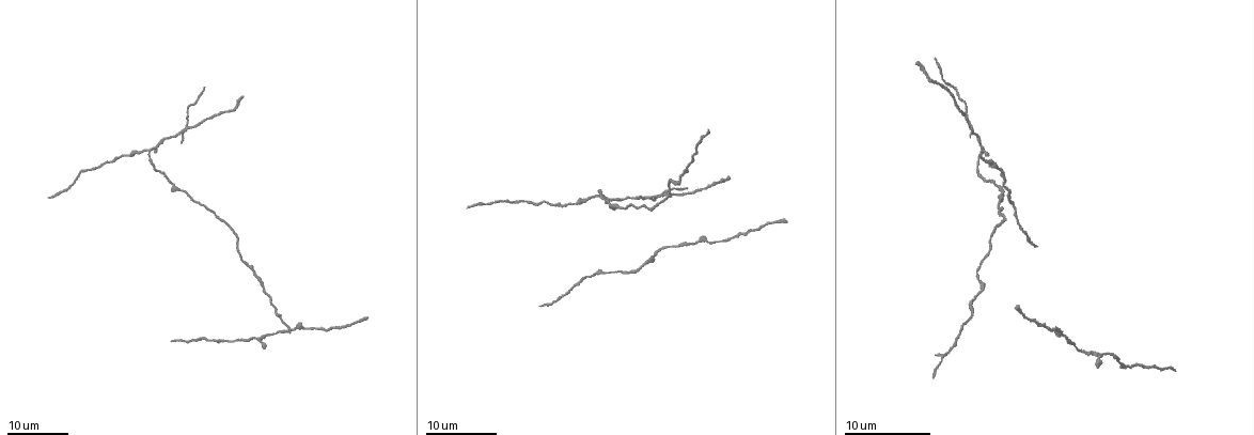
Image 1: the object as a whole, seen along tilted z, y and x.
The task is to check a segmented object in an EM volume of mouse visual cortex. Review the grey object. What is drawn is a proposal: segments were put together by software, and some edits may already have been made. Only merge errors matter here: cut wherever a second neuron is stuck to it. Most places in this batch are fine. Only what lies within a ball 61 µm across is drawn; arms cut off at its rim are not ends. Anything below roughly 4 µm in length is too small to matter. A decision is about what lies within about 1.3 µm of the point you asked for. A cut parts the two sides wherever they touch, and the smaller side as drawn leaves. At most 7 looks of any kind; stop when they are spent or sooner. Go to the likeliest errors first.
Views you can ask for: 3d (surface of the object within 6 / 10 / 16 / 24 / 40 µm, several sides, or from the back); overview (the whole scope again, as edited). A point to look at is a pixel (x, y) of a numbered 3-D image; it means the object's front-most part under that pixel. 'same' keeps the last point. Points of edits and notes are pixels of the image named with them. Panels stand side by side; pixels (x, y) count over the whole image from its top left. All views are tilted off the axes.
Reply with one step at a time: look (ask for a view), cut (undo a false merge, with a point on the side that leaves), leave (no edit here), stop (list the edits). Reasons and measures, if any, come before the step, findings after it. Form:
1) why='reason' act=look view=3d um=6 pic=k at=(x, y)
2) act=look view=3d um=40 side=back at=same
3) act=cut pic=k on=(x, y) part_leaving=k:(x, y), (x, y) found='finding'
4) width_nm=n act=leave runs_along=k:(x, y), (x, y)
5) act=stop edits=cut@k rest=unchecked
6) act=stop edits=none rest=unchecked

why='three arms meet' act=look view=3d um=24 pic=1 at=(980, 157)

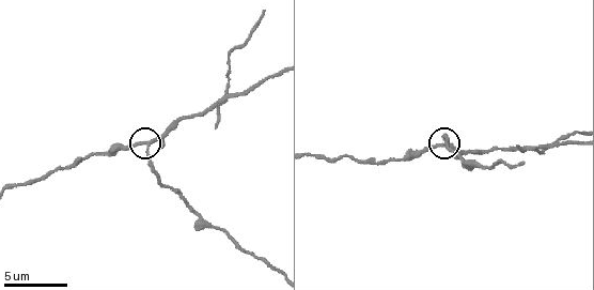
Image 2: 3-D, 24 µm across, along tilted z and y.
act=look view=3d um=6 pic=2 at=(148, 143)

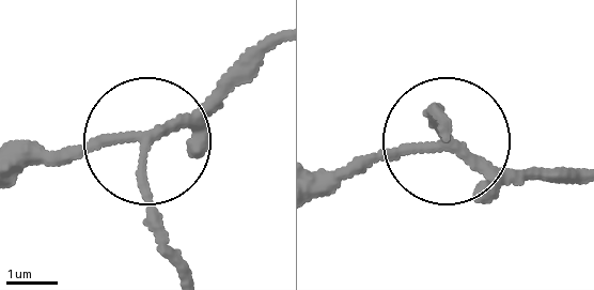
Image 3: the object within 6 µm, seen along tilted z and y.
act=leave runs_along=3:(186, 262), (144, 180), (145, 146), (236, 65) found='continuous, no second neuron'

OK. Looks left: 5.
why='thin arm on a thick one' act=look view=3d um=10 pic=2 at=(538, 146)

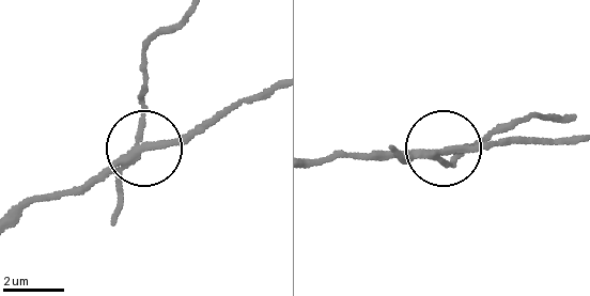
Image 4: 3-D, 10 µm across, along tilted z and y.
act=cut pic=4 on=(143, 114) part_leaving=4:(135, 156), (151, 42), (182, 19) found='two neurons meet here'

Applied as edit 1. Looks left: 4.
why='branch point' act=look view=3d um=24 pic=1 at=(300, 328)

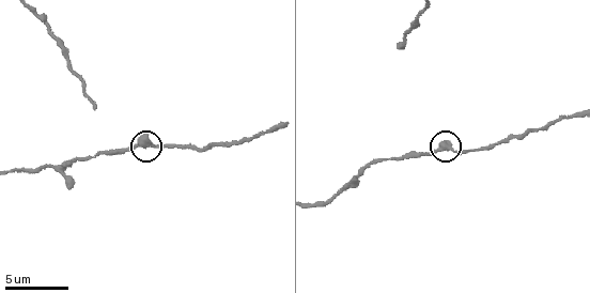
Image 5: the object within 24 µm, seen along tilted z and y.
act=look view=3d um=6 pic=5 at=(442, 147)

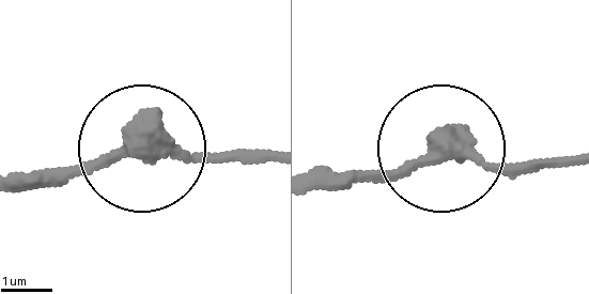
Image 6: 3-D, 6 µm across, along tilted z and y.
act=leave found='continuous, no second neuron'

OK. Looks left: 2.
act=stop edits=cut@4 rest=unchecked

